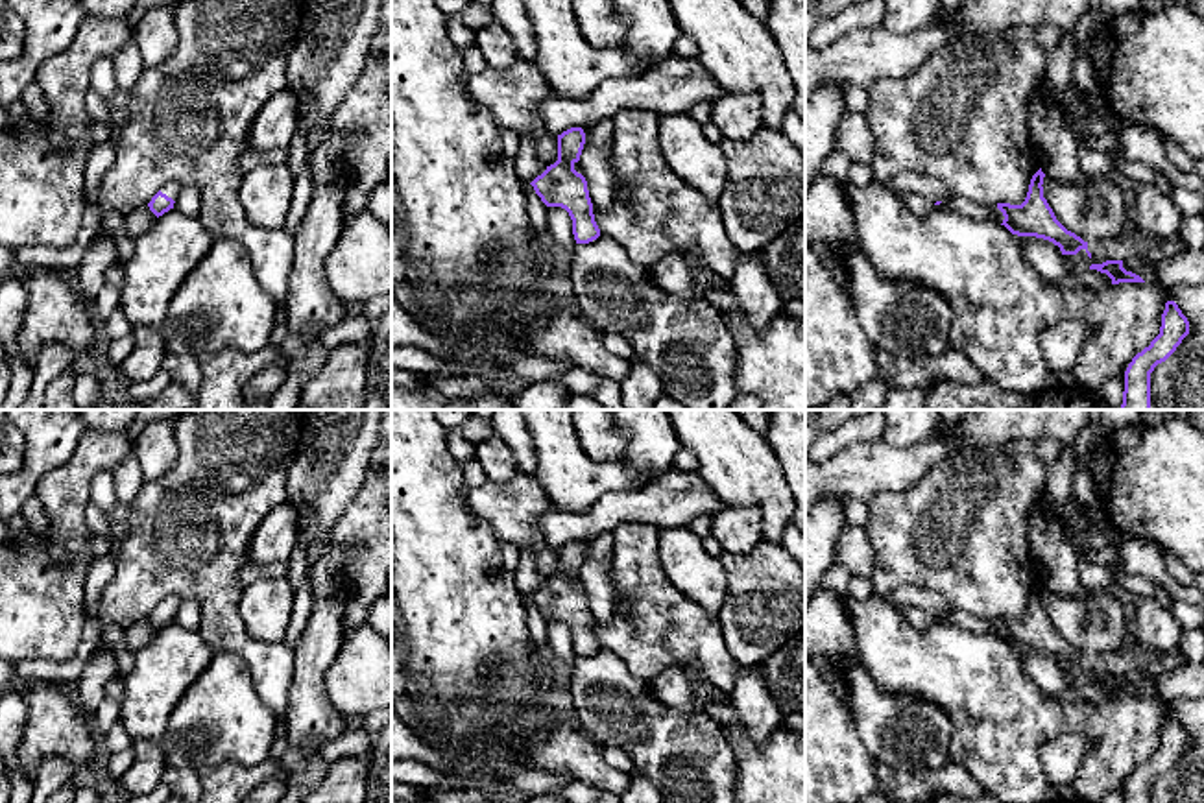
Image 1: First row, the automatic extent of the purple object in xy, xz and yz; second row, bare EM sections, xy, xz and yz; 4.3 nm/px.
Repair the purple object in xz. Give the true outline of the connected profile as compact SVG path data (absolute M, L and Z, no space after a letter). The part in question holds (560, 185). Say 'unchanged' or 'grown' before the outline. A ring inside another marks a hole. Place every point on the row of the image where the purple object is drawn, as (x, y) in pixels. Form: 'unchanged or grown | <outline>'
unchanged | M582 127L558 135L558 161L530 183L547 207L561 207L569 212L576 244L589 244L600 236L587 181L574 170L584 144Z

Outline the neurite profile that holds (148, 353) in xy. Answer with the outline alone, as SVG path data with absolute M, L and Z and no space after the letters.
M133 327L131 336L135 345L120 369L127 382L140 382L151 378L163 369L166 358L164 338L159 330L148 327Z

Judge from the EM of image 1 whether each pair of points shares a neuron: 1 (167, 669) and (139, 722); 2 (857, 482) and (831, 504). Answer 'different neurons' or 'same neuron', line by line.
1: same neuron
2: different neurons

